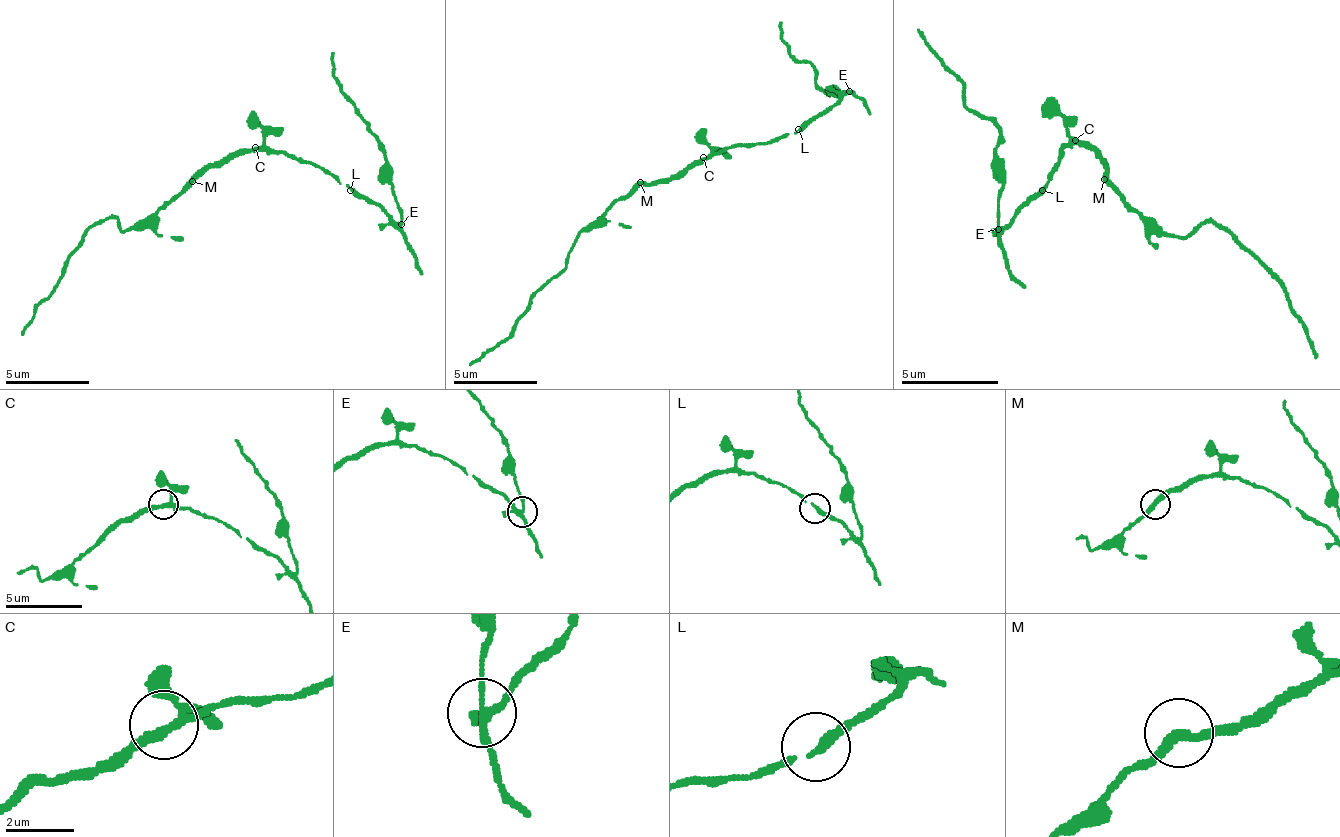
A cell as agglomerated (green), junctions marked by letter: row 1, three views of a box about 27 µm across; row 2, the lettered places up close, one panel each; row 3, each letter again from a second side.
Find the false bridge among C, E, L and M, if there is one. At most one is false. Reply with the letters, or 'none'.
E

